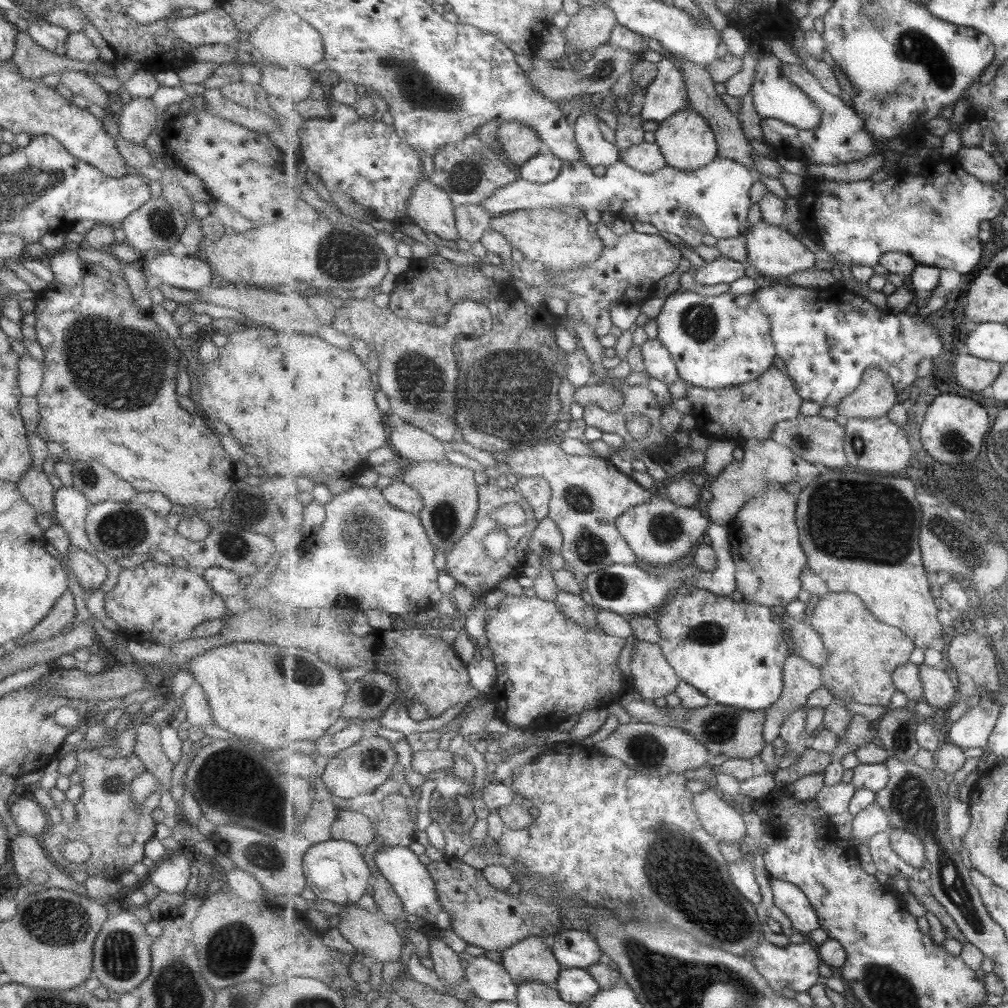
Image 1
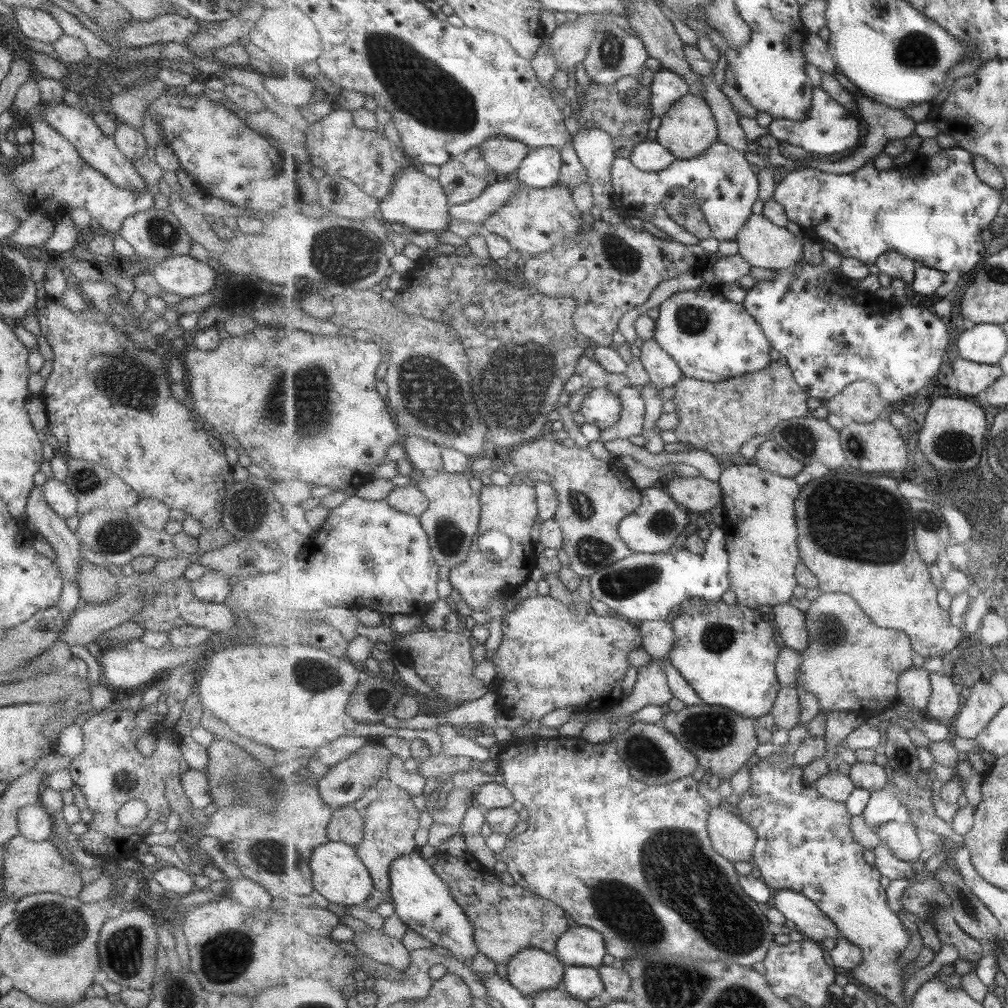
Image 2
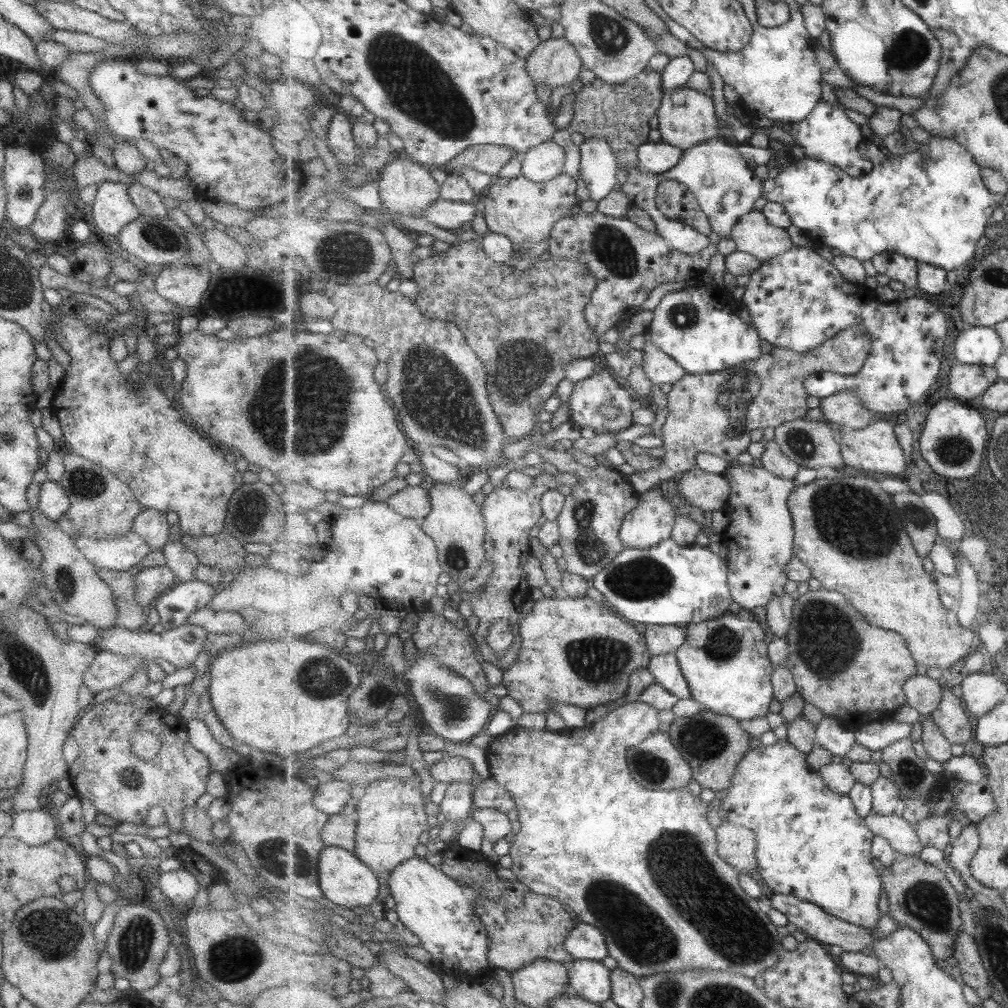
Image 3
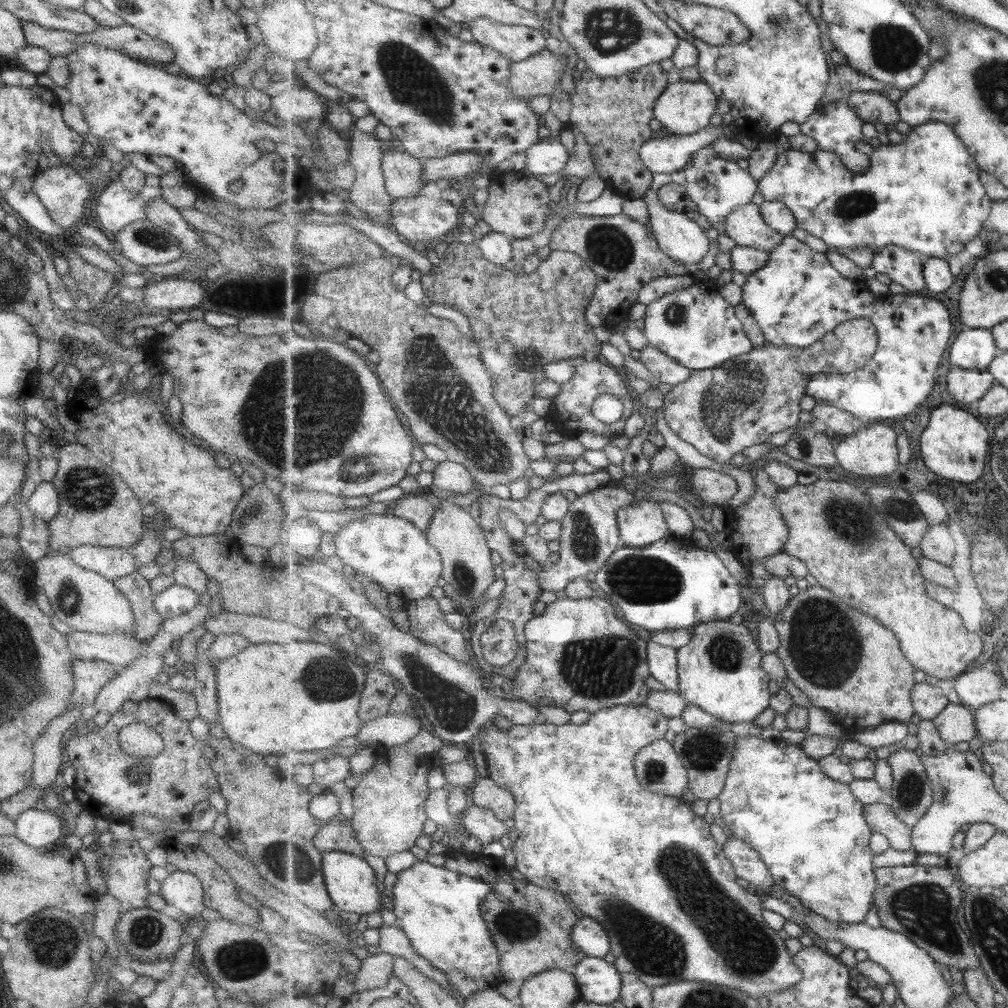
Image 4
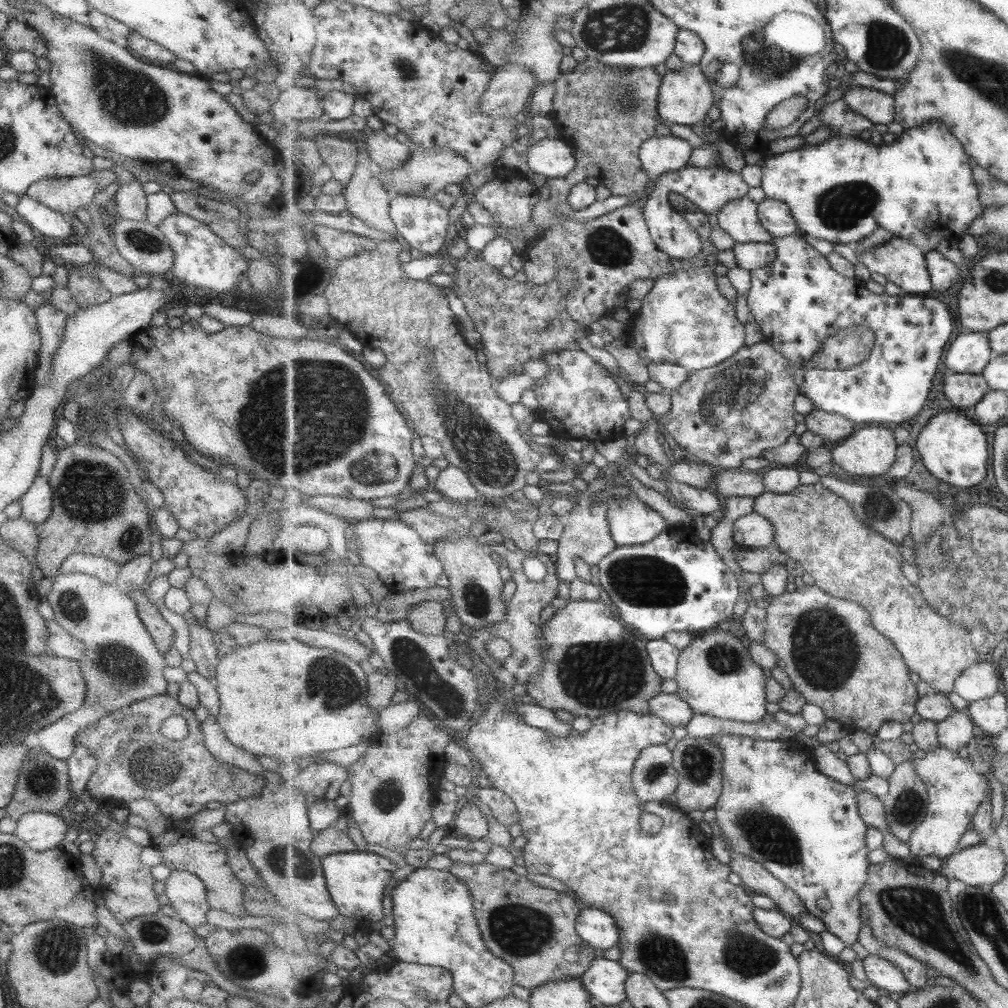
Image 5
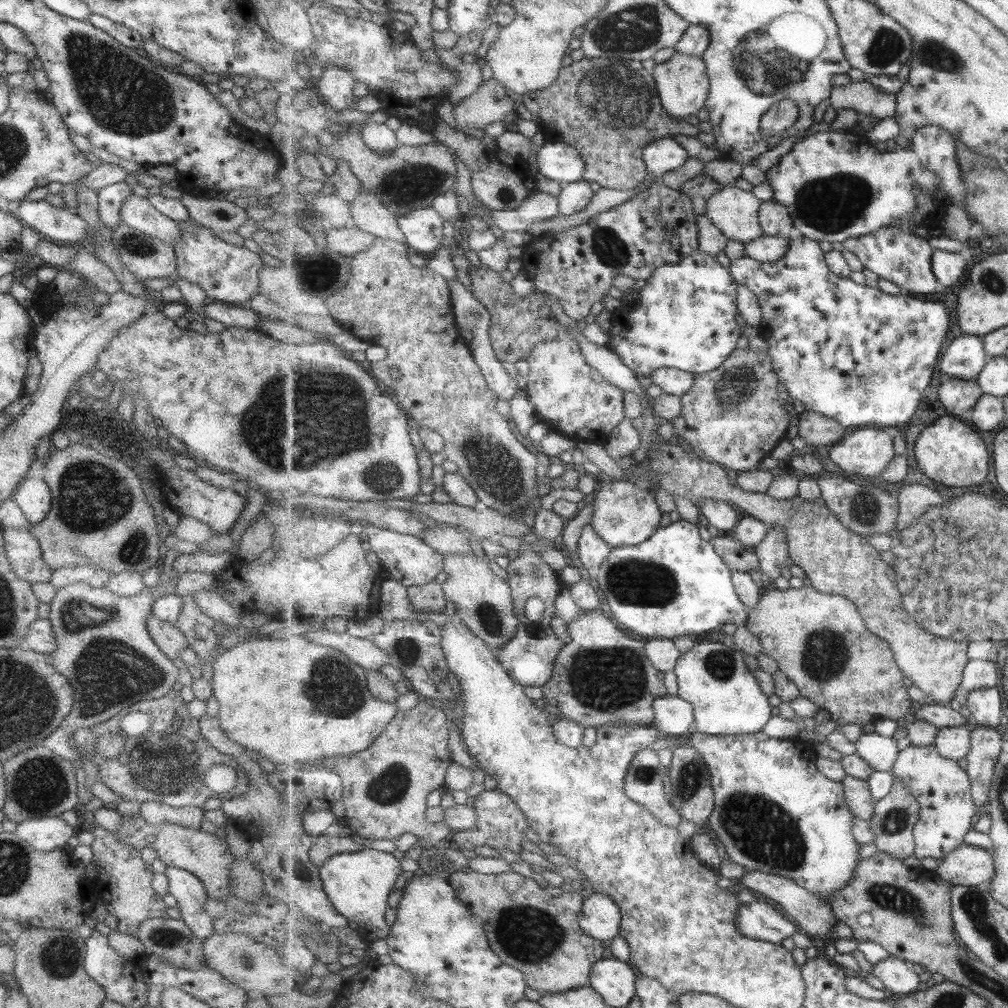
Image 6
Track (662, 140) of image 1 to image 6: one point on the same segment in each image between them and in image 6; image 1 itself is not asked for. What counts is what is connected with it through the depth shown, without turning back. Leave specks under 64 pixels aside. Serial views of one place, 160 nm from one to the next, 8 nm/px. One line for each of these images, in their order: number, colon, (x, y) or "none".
2: (690, 128)
3: (687, 117)
4: (686, 107)
5: (686, 96)
6: (684, 85)

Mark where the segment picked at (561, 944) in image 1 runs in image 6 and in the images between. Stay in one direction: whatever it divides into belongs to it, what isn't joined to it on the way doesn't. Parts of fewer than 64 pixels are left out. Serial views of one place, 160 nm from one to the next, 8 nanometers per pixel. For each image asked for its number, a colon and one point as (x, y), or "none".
2: (580, 946)
3: (585, 942)
4: (592, 938)
5: (598, 928)
6: (601, 918)

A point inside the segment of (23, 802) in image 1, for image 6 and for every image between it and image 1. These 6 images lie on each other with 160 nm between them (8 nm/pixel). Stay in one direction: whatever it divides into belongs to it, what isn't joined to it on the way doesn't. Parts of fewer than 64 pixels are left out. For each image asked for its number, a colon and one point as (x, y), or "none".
2: (33, 822)
3: (34, 827)
4: (36, 828)
5: (39, 831)
6: (51, 832)

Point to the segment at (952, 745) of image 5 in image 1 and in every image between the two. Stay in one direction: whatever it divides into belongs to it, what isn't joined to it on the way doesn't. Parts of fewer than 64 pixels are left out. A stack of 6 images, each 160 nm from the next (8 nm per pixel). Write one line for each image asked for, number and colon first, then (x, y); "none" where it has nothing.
1: (940, 687)
2: (945, 701)
3: (951, 716)
4: (957, 723)

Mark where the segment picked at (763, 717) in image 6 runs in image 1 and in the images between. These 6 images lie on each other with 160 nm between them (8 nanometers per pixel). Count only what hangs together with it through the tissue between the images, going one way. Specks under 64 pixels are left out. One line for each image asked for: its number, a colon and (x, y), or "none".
1: (734, 653)
2: (728, 653)
3: (726, 662)
4: (721, 671)
5: (717, 676)

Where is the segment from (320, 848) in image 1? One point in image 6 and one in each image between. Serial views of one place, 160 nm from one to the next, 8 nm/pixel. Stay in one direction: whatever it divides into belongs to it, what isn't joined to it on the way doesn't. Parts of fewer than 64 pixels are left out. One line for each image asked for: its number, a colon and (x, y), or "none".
2: (340, 875)
3: (345, 879)
4: (352, 884)
5: (356, 880)
6: (359, 884)

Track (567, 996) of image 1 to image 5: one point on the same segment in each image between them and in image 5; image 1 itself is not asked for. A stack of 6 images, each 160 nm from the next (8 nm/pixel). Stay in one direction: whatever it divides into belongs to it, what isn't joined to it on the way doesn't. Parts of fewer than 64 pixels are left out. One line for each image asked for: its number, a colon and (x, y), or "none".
2: (584, 982)
3: (590, 979)
4: (600, 982)
5: (606, 979)

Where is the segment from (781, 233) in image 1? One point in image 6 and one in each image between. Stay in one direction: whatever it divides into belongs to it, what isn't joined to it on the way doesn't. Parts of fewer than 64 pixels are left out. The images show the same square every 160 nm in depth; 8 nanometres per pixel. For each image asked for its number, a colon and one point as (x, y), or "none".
2: (765, 245)
3: (754, 234)
4: (747, 226)
5: (740, 219)
6: (736, 213)

